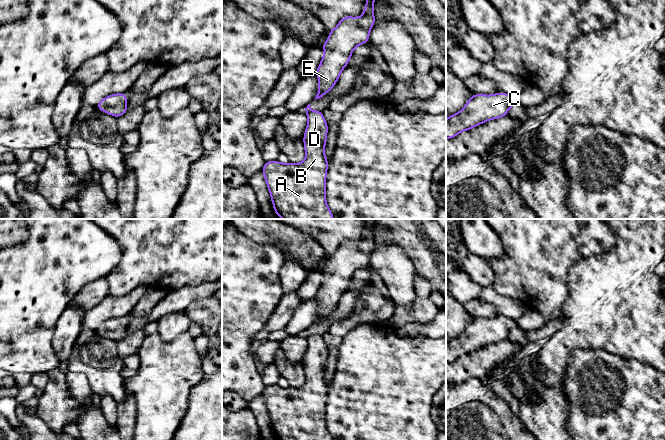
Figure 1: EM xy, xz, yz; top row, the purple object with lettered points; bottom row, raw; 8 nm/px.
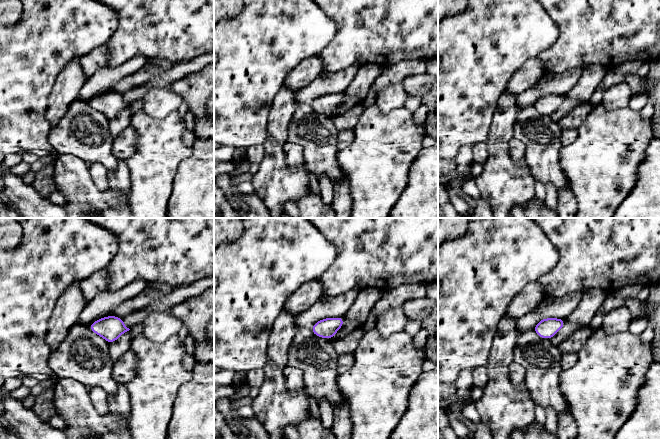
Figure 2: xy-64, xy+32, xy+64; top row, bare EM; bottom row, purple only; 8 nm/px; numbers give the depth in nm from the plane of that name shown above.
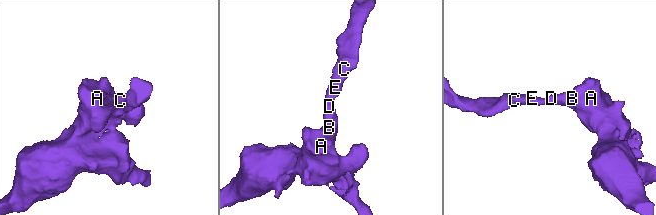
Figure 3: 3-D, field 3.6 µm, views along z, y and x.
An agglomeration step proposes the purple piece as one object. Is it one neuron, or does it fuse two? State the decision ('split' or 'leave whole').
leave whole

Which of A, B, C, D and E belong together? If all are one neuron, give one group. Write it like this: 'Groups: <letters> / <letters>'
Groups: A B C D E

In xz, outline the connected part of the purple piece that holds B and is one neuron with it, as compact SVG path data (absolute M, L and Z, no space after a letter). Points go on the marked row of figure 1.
M310 104L305 108L308 124L303 136L305 160L301 163L280 163L277 160L264 163L262 173L270 192L270 197L276 216L283 219L334 219L334 215L326 202L326 177L329 161L325 157L325 145L328 133L328 124L322 111L313 111Z

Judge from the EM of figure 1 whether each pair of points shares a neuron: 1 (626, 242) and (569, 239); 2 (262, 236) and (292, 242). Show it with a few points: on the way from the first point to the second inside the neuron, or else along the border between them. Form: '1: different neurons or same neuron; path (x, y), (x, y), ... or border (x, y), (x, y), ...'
1: different neurons; border (613, 229), (617, 235), (614, 247)
2: same neuron; path (269, 236), (282, 236), (285, 238)

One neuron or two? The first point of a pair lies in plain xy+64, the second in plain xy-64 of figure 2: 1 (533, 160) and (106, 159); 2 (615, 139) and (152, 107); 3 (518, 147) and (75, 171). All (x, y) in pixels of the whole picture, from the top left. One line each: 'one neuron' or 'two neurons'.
1: one neuron
2: two neurons
3: one neuron

